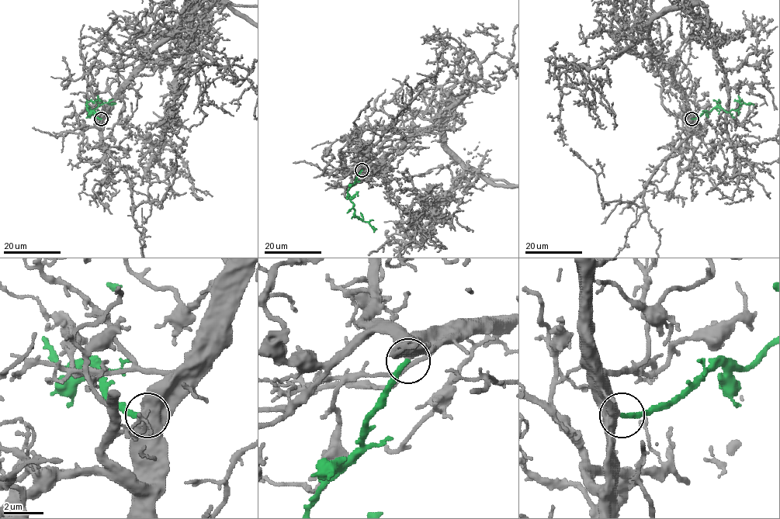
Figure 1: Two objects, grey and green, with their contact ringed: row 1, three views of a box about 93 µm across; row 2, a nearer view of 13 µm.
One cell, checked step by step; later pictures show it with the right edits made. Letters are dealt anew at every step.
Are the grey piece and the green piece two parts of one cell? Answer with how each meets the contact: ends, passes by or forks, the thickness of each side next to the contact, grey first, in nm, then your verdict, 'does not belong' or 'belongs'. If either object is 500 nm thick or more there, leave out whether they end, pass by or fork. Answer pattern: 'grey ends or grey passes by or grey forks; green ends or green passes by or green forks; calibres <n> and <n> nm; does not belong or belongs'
calibres 600 and 240 nm; belongs

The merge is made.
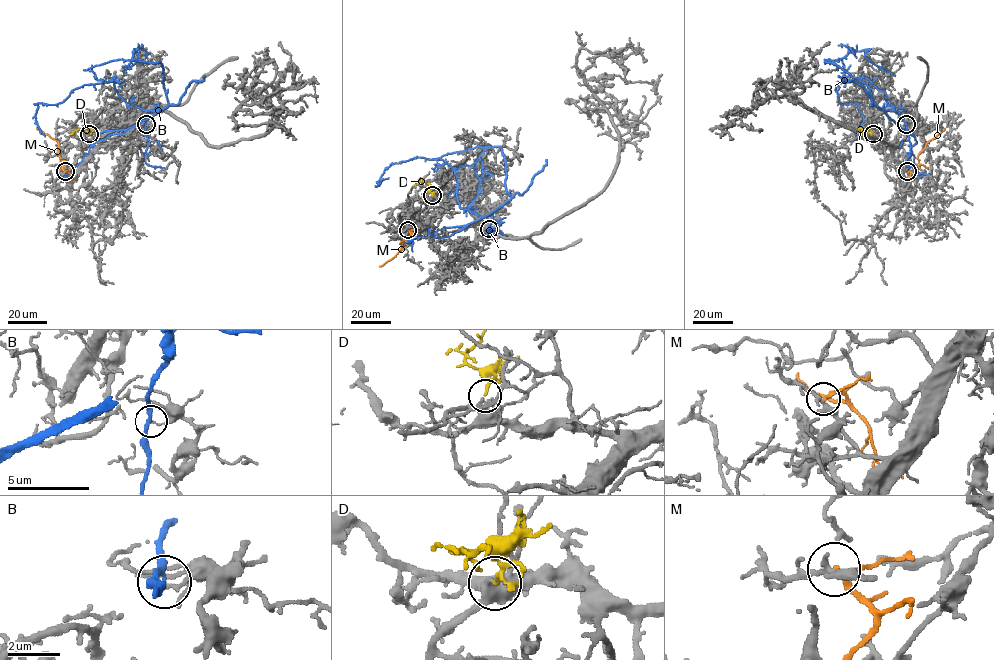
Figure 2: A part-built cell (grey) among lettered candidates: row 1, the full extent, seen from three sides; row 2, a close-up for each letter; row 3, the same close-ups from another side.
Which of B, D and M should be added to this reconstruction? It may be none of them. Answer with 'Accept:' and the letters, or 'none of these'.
Accept: D

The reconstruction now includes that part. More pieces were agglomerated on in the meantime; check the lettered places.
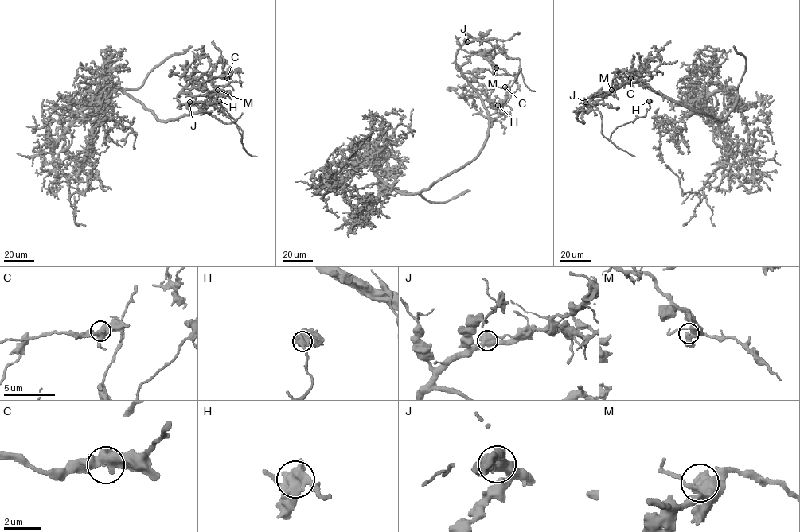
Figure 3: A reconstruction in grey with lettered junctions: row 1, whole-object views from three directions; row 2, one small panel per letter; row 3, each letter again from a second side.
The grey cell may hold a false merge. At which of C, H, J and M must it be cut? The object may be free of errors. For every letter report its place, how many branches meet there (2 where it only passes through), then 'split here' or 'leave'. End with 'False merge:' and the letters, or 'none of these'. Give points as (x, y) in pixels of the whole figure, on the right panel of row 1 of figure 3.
C: (630, 78) | 3 | leave
H: (649, 101) | 3 | leave
J: (585, 102) | 3 | split here
M: (611, 90) | 3 | leave
False merge: J

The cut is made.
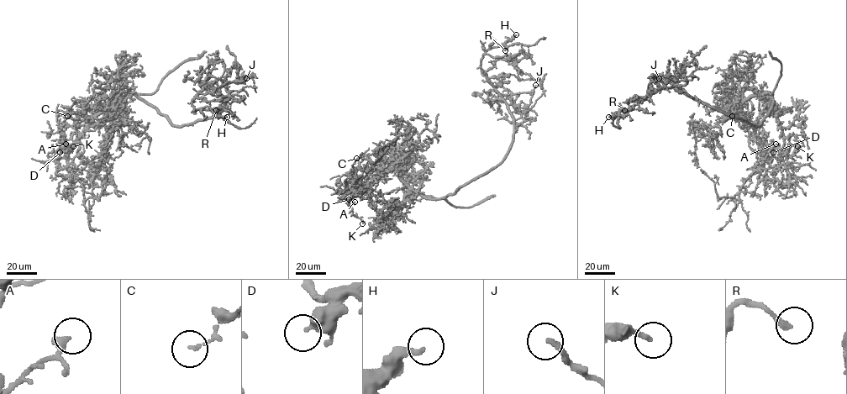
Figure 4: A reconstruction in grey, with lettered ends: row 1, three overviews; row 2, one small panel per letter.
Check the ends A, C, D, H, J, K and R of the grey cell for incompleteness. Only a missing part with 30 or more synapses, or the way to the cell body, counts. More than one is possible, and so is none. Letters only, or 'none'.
none

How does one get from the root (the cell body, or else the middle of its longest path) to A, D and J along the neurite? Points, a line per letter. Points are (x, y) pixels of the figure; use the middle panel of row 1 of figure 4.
A: (455, 191), (439, 198), (427, 198), (403, 181), (398, 169), (387, 169), (355, 191), (349, 205), (355, 202)
D: (455, 191), (439, 198), (427, 198), (403, 181), (398, 169), (387, 169), (376, 179), (357, 190), (349, 199)
J: (455, 191), (487, 173), (502, 161), (513, 135), (513, 121), (508, 107), (512, 95), (531, 91), (535, 85)

